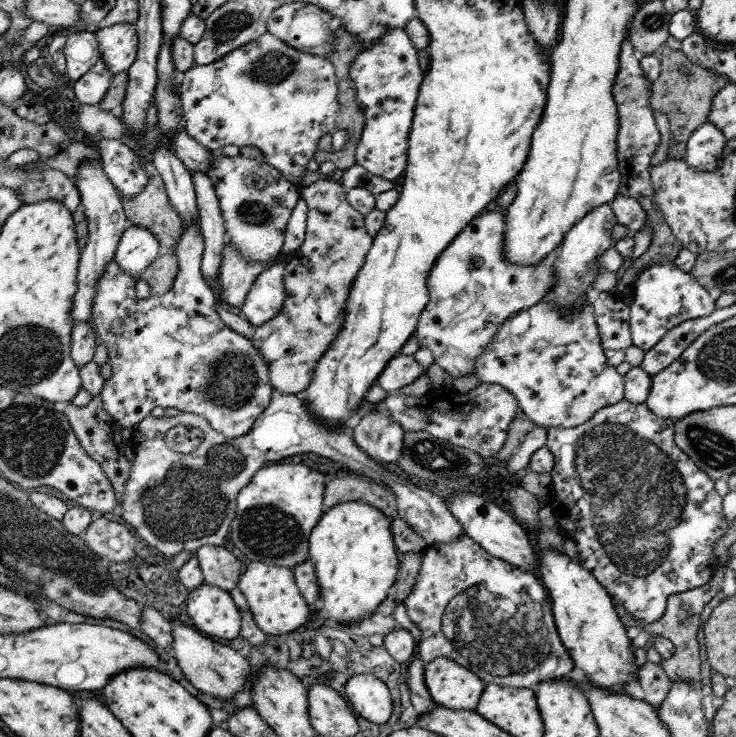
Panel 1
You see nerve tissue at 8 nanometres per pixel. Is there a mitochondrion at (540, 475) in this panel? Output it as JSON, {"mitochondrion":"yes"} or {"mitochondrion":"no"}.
{"mitochondrion":"no"}

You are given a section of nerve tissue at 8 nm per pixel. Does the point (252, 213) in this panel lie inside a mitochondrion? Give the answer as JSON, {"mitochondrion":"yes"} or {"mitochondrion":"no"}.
{"mitochondrion":"yes"}

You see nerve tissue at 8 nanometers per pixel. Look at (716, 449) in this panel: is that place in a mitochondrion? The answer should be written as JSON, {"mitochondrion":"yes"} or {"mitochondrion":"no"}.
{"mitochondrion":"yes"}

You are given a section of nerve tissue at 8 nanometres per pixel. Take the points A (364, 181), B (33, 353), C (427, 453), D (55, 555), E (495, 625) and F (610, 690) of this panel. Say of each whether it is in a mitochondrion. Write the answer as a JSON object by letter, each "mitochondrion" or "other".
{"A":"other","B":"mitochondrion","C":"mitochondrion","D":"mitochondrion","E":"mitochondrion","F":"other"}

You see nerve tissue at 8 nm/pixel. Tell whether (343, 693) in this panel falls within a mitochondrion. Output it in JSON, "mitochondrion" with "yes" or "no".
{"mitochondrion":"no"}

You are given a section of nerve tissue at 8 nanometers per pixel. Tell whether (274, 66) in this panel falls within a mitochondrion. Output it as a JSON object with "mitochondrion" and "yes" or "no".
{"mitochondrion":"yes"}

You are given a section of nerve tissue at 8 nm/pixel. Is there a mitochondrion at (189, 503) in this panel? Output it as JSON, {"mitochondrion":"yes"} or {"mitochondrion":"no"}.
{"mitochondrion":"yes"}

